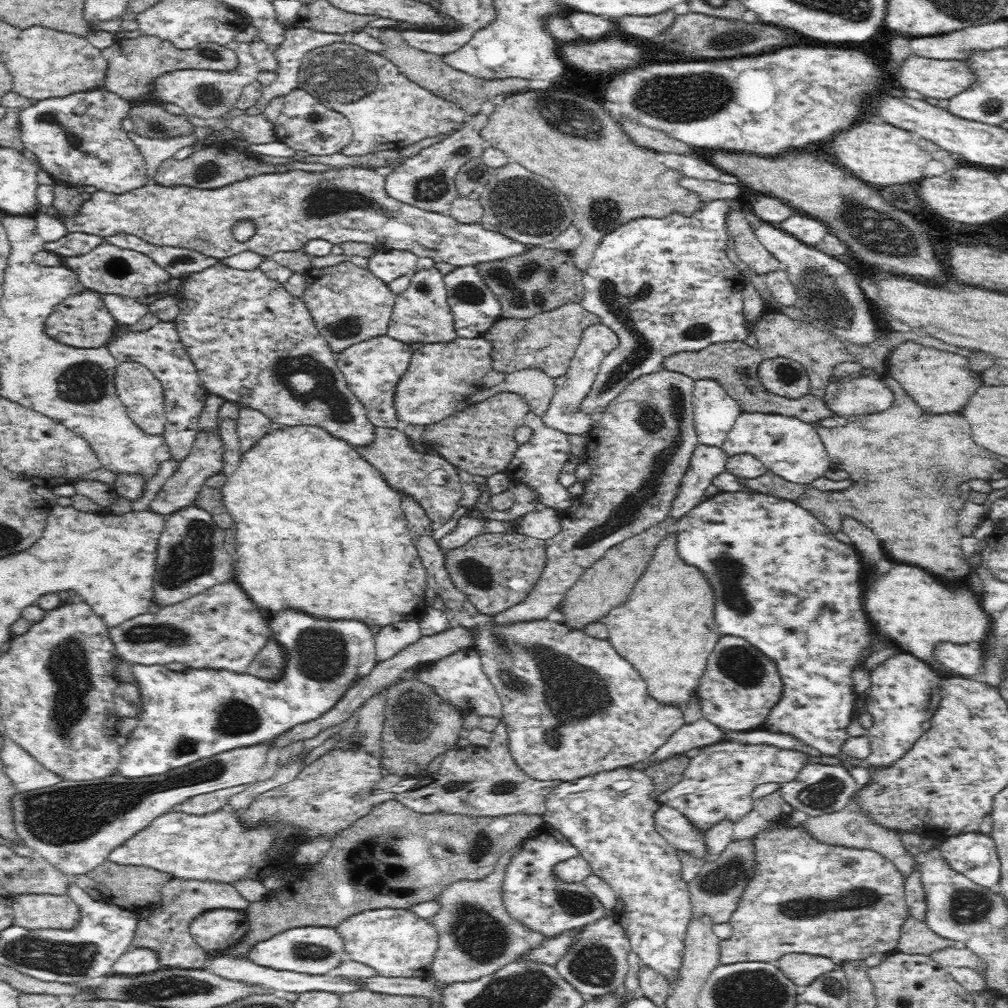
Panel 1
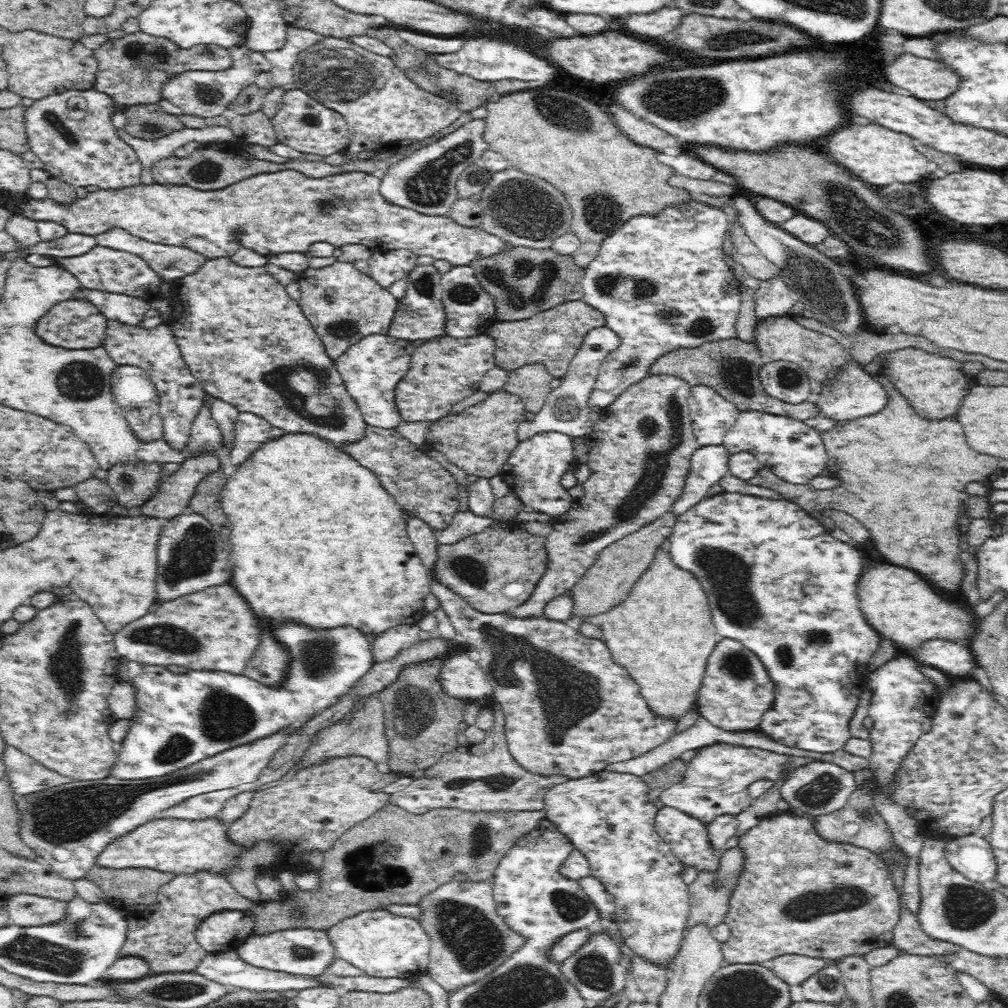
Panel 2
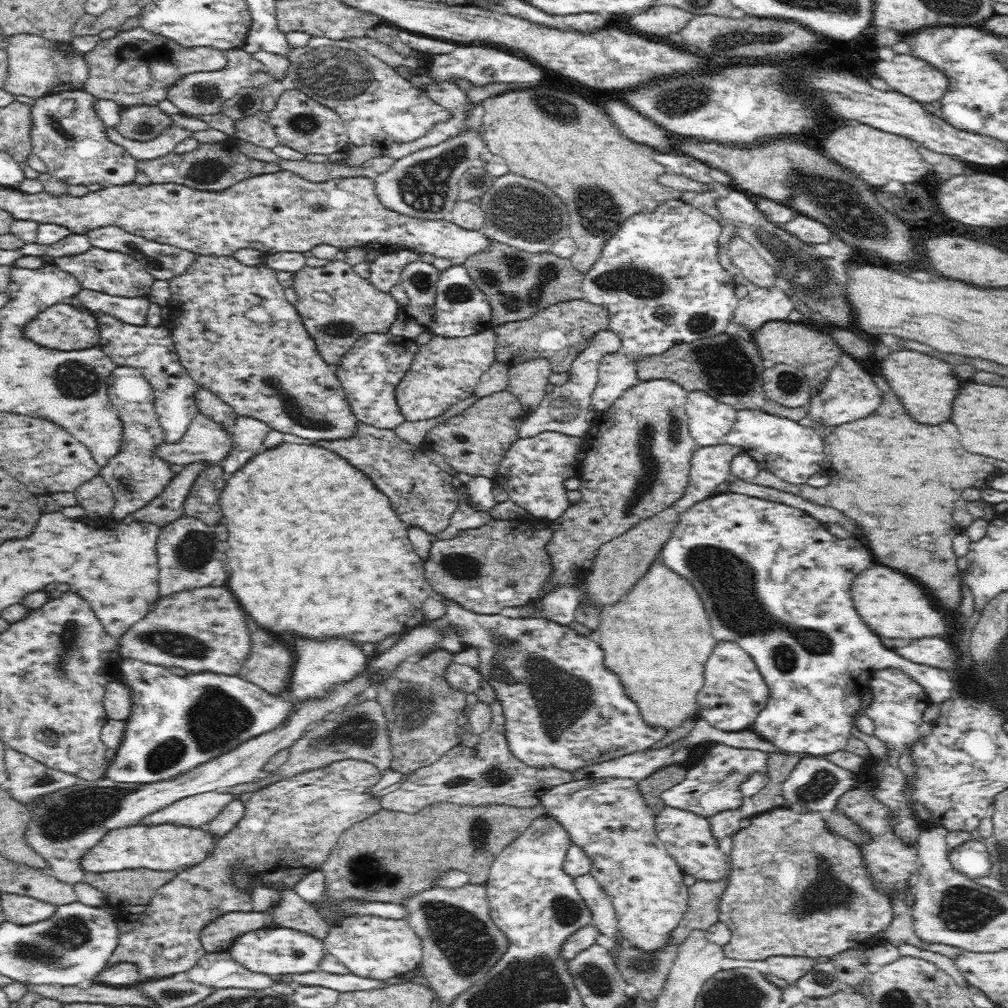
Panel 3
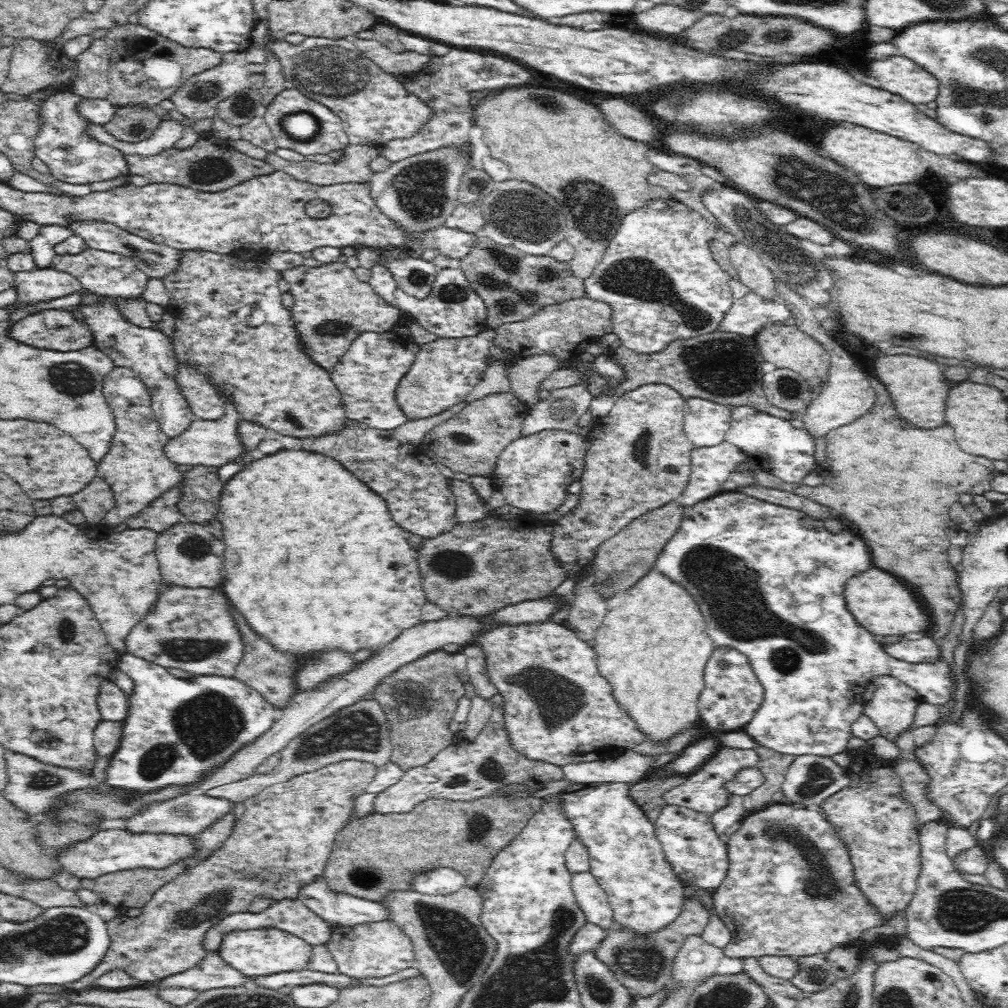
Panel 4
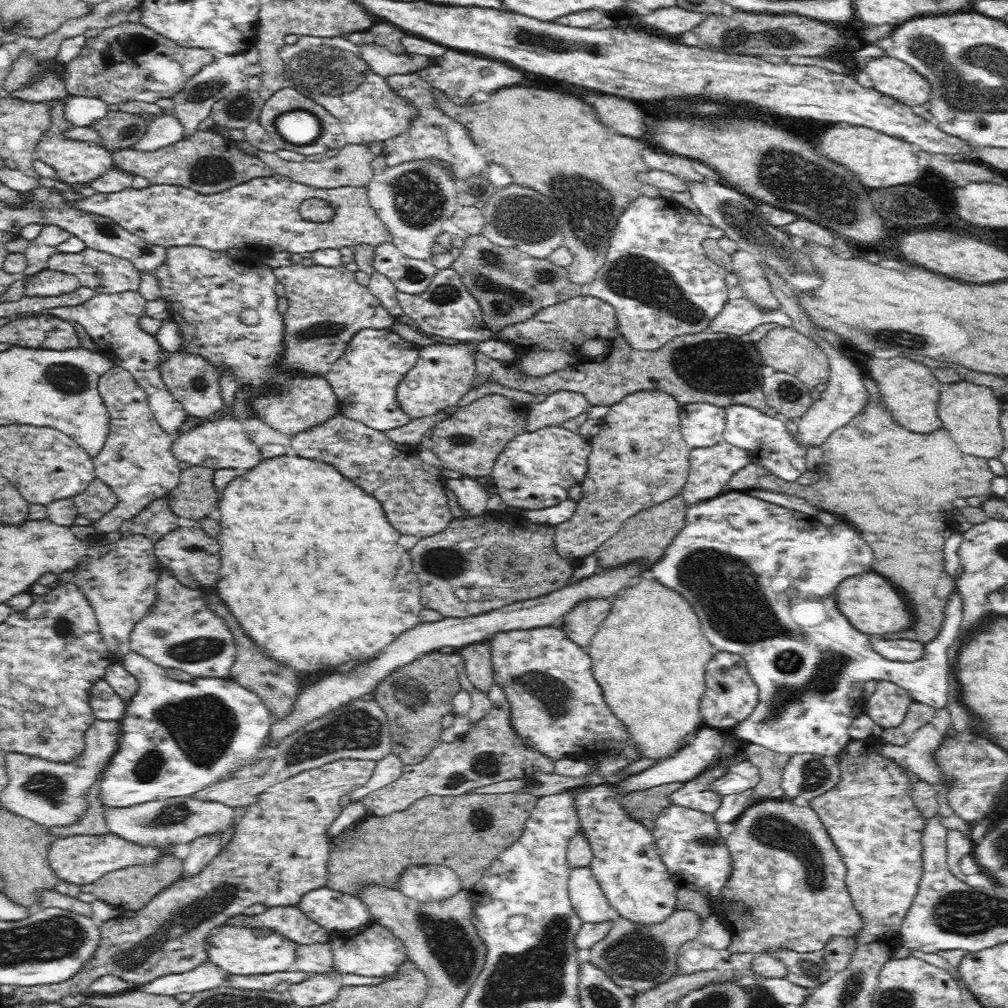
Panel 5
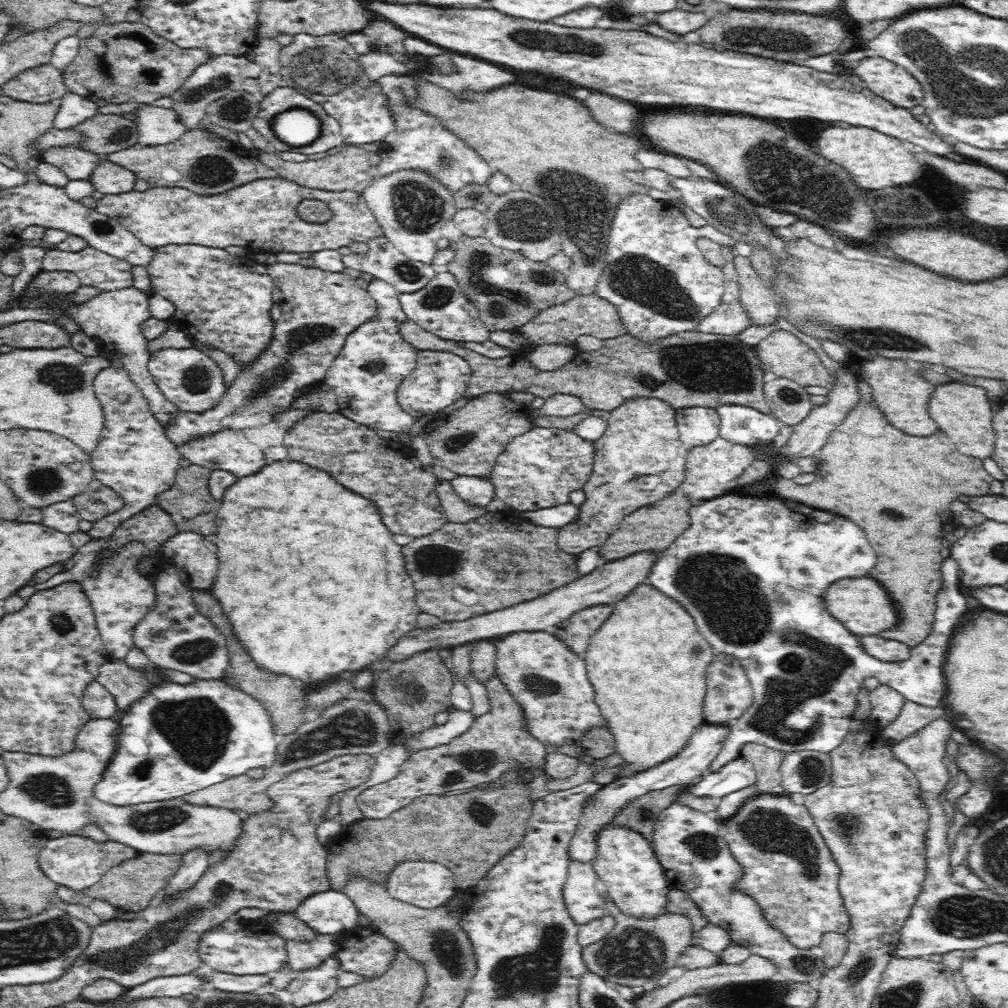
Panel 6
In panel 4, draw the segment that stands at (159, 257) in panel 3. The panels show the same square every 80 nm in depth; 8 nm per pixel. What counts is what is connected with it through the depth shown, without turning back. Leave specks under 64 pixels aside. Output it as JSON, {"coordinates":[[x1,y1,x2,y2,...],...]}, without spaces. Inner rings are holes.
{"coordinates":[[70,219,66,227,74,235,82,238,88,245,88,248,121,254,122,256,131,258,136,268,146,274,148,278,162,279,167,273,174,272,173,268,177,265,177,260,179,259,179,254,177,254,178,249,150,242,145,238,132,234,130,231,124,230,112,222,102,221,102,219,88,219,87,221,86,219]]}

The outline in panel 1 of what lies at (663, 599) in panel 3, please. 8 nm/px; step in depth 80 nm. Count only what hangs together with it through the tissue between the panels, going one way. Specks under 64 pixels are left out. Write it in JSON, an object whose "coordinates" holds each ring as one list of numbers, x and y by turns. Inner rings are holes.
{"coordinates":[[668,534,636,581,632,594,599,620,608,628,607,641,616,654,630,662,646,682,646,692,659,705,682,710,697,692,708,656,720,640,714,624,714,600,698,570,684,564,675,550,675,534]]}

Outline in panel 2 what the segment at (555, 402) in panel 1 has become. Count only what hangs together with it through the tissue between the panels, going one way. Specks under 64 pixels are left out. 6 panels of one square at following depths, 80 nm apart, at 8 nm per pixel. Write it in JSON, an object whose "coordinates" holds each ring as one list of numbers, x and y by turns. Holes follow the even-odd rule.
{"coordinates":[[602,326,602,328,590,330,585,335,580,350,576,352,572,362,570,362,570,366,561,374,562,384,547,394,542,408,534,414,532,420,524,420,517,427,518,440,532,438,532,436,542,432,558,432,574,438,580,438,580,436,586,438,593,429,593,422,588,419,591,409,588,400,590,400,600,373,601,362,620,344,620,337,611,328]]}

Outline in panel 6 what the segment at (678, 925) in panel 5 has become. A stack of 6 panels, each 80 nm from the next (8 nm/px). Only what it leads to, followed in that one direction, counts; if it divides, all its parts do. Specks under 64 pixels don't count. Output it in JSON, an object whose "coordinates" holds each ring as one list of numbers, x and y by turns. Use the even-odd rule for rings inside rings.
{"coordinates":[[600,888,598,896,603,900,605,915,615,918,614,928,600,940,583,947,582,955,587,970,602,977,610,984,642,987,647,981,659,980,676,965,684,950,695,943,687,916,662,913,653,917,638,917,623,913,616,902]]}

